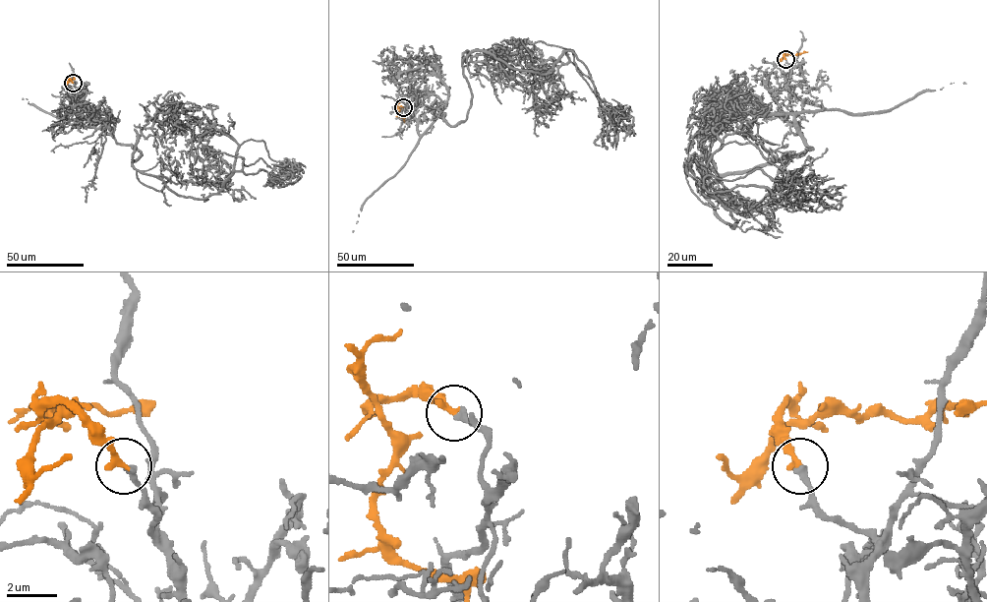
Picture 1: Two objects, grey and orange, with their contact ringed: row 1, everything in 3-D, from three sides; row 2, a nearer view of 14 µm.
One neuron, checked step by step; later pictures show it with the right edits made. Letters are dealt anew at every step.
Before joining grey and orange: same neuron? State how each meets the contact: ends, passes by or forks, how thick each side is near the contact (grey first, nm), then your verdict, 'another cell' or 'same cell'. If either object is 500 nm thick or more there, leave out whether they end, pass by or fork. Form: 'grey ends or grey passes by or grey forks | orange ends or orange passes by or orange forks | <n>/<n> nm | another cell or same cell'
grey ends | orange ends | 260/260 nm | another cell

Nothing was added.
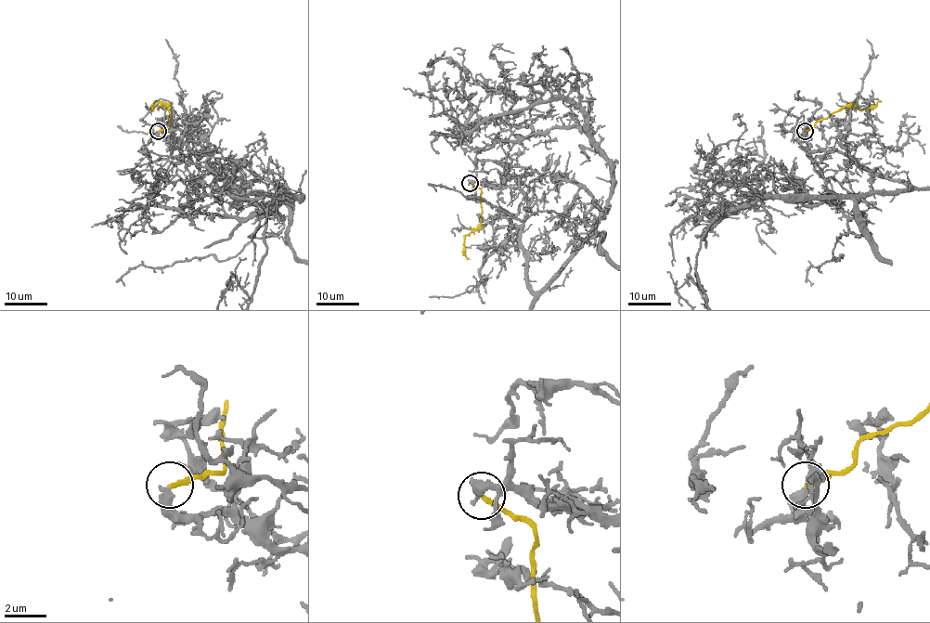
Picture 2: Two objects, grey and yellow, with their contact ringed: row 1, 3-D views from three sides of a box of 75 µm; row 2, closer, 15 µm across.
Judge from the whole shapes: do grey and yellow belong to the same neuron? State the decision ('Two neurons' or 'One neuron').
Two neurons

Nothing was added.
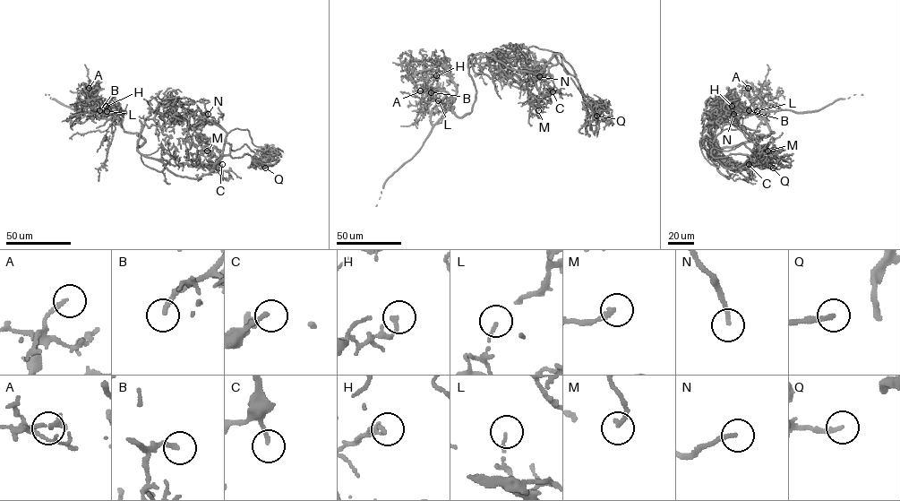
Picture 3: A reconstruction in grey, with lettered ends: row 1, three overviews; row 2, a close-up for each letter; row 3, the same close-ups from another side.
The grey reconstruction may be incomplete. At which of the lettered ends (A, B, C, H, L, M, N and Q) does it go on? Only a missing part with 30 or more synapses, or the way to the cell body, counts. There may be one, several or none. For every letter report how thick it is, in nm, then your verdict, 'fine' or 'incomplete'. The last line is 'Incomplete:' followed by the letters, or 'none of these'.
A: 170 nm | incomplete
B: 200 nm | incomplete
C: 160 nm | fine
H: 120 nm | incomplete
L: 120 nm | fine
M: 200 nm | fine
N: 170 nm | incomplete
Q: 180 nm | fine
Incomplete: A, B, H, N

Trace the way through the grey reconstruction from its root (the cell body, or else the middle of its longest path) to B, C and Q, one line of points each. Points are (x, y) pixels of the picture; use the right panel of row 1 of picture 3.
B: (711, 157), (724, 148), (774, 133), (762, 113), (756, 111), (748, 115), (745, 109), (749, 110)
C: (711, 157), (717, 168), (727, 178), (730, 174), (727, 168), (741, 168), (749, 164)
Q: (711, 157), (717, 168), (727, 178), (730, 174), (726, 168), (711, 155), (774, 158), (778, 164), (773, 168)

